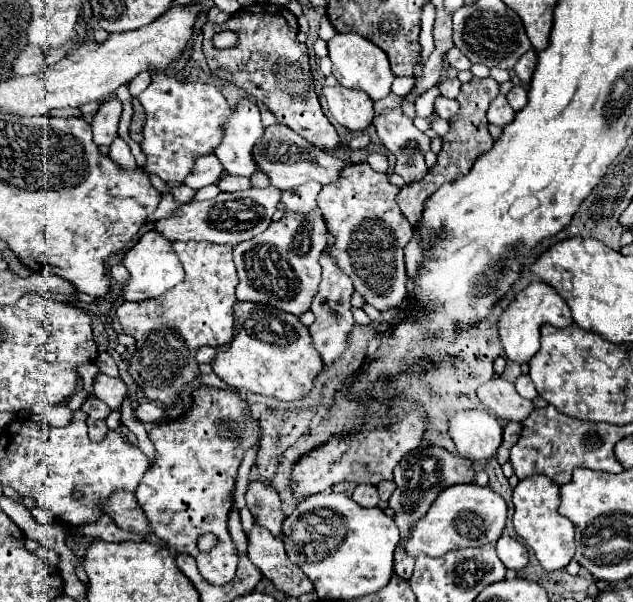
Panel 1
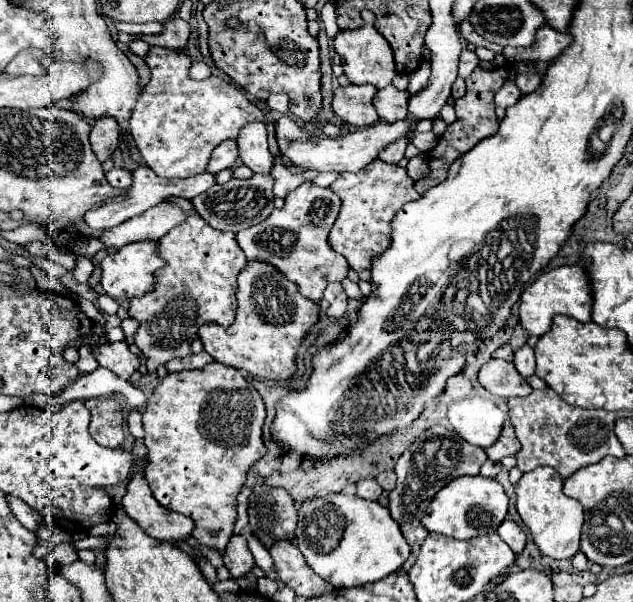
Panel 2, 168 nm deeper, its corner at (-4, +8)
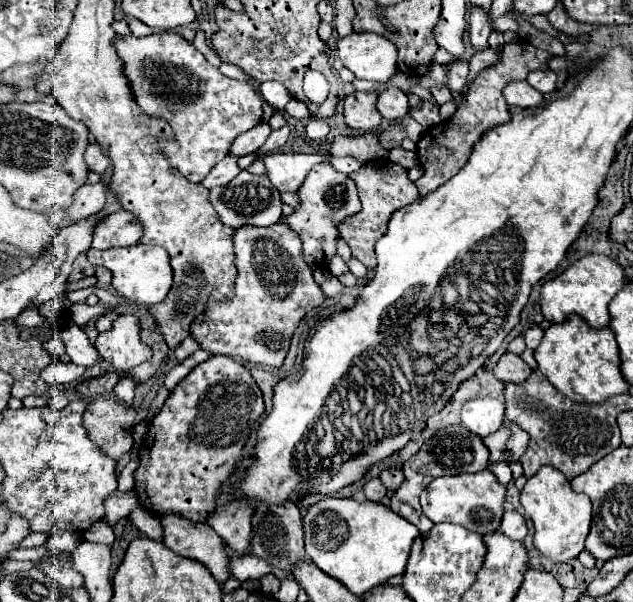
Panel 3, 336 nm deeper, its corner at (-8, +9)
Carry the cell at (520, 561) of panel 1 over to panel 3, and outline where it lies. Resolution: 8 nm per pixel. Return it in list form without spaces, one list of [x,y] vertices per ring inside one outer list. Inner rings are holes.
[[[505,512],[501,520],[501,532],[513,540],[523,540],[527,536],[527,522],[519,512]]]

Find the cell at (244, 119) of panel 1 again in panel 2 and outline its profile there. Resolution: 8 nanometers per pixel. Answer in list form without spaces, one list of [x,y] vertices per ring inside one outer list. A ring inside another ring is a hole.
[[[255,121],[249,123],[237,137],[239,143],[239,157],[241,161],[253,169],[255,173],[271,173],[273,157],[267,145],[267,129],[265,123]]]

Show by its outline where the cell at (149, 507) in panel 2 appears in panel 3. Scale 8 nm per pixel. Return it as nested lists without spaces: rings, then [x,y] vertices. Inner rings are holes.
[[[169,512],[159,516],[159,522],[163,526],[163,542],[167,548],[179,556],[205,564],[221,584],[229,578],[229,556],[223,552],[225,542],[215,534],[211,526],[195,524],[193,520]]]

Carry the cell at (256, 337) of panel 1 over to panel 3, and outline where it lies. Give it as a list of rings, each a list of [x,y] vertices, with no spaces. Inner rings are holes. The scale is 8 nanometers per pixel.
[[[277,222],[269,228],[245,226],[235,230],[233,242],[235,242],[235,256],[237,256],[235,298],[229,300],[219,292],[213,292],[207,310],[197,320],[193,320],[191,336],[209,354],[227,354],[241,364],[249,362],[249,364],[265,364],[271,368],[281,368],[295,328],[309,312],[313,312],[325,302],[325,294],[313,280],[313,272],[309,272],[309,266],[301,256],[301,240],[297,240],[297,234],[291,228],[287,228],[287,224]]]

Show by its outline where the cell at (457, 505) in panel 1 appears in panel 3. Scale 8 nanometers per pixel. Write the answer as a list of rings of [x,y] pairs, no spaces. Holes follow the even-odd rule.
[[[491,470],[445,476],[445,478],[441,476],[421,492],[421,506],[431,522],[451,522],[479,534],[487,534],[487,532],[495,532],[501,524],[505,492],[507,486],[501,484]]]

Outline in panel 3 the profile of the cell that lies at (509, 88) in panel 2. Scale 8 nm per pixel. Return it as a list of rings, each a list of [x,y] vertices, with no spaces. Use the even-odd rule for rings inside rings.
[[[525,80],[523,82],[511,82],[505,86],[503,90],[503,98],[507,100],[507,104],[511,106],[521,106],[521,108],[529,108],[535,106],[543,100],[543,94],[537,92],[535,88],[531,88]]]

